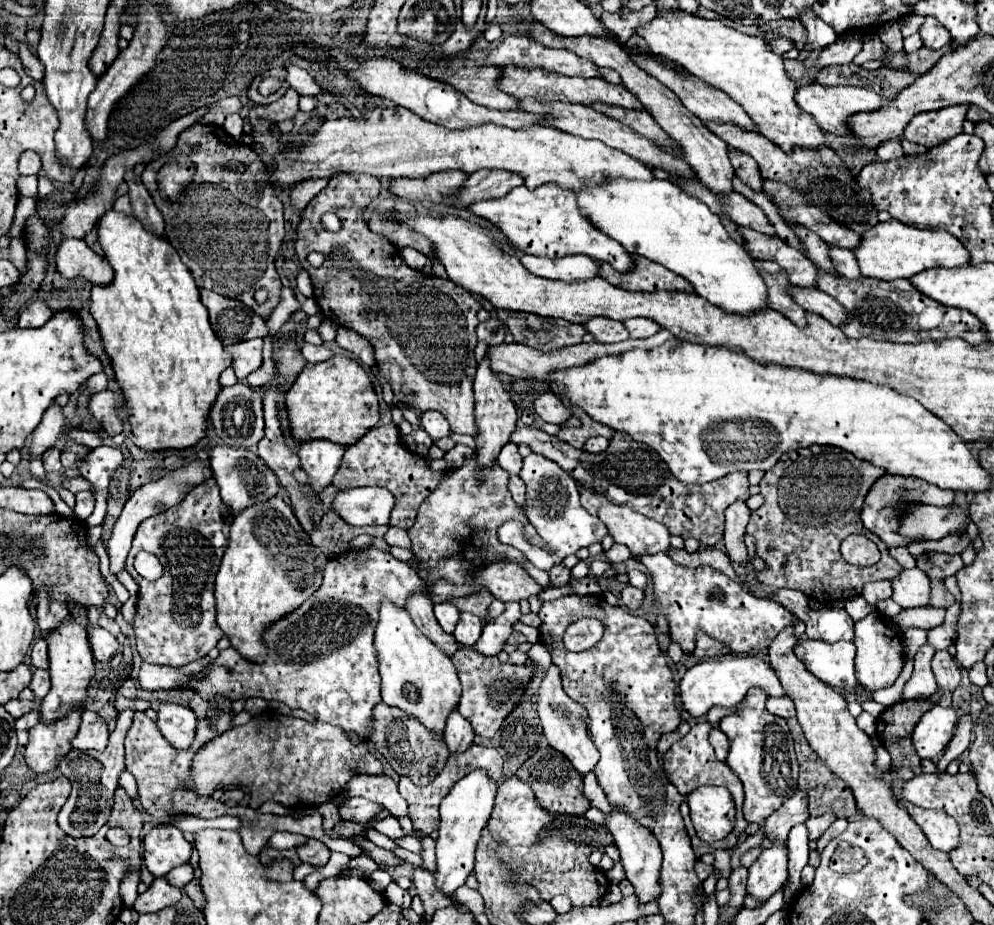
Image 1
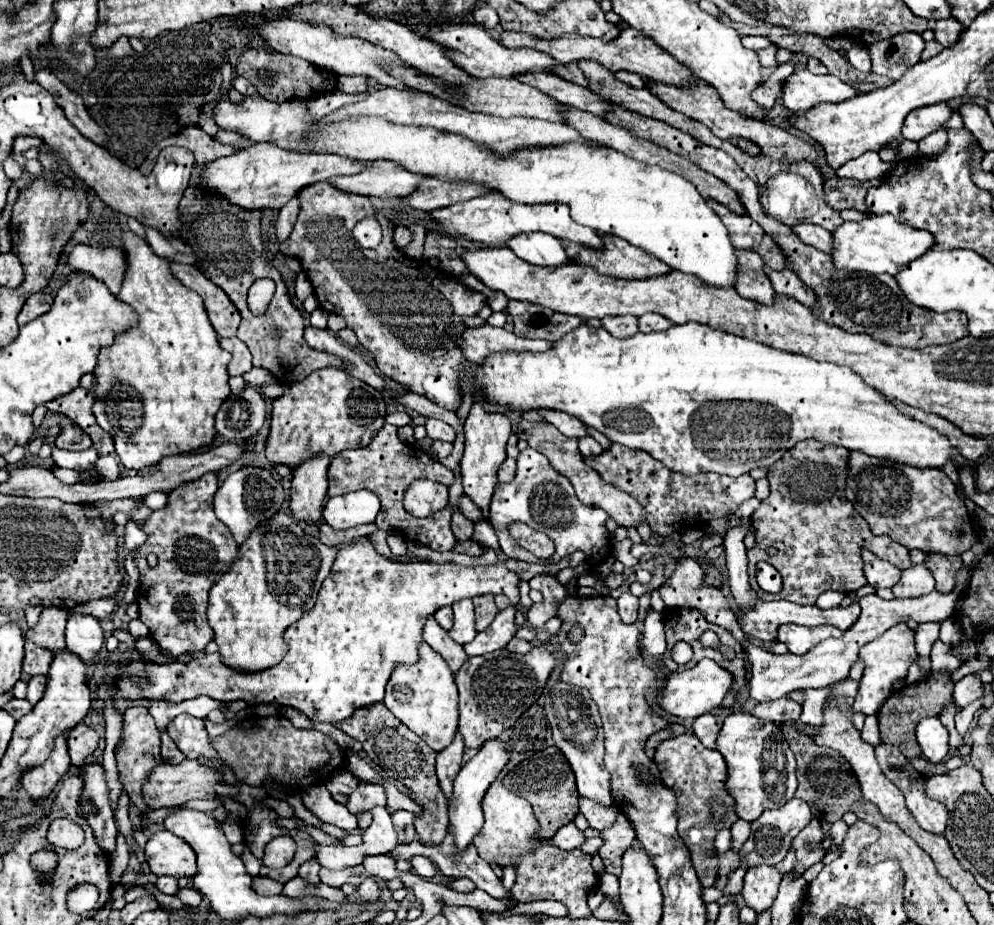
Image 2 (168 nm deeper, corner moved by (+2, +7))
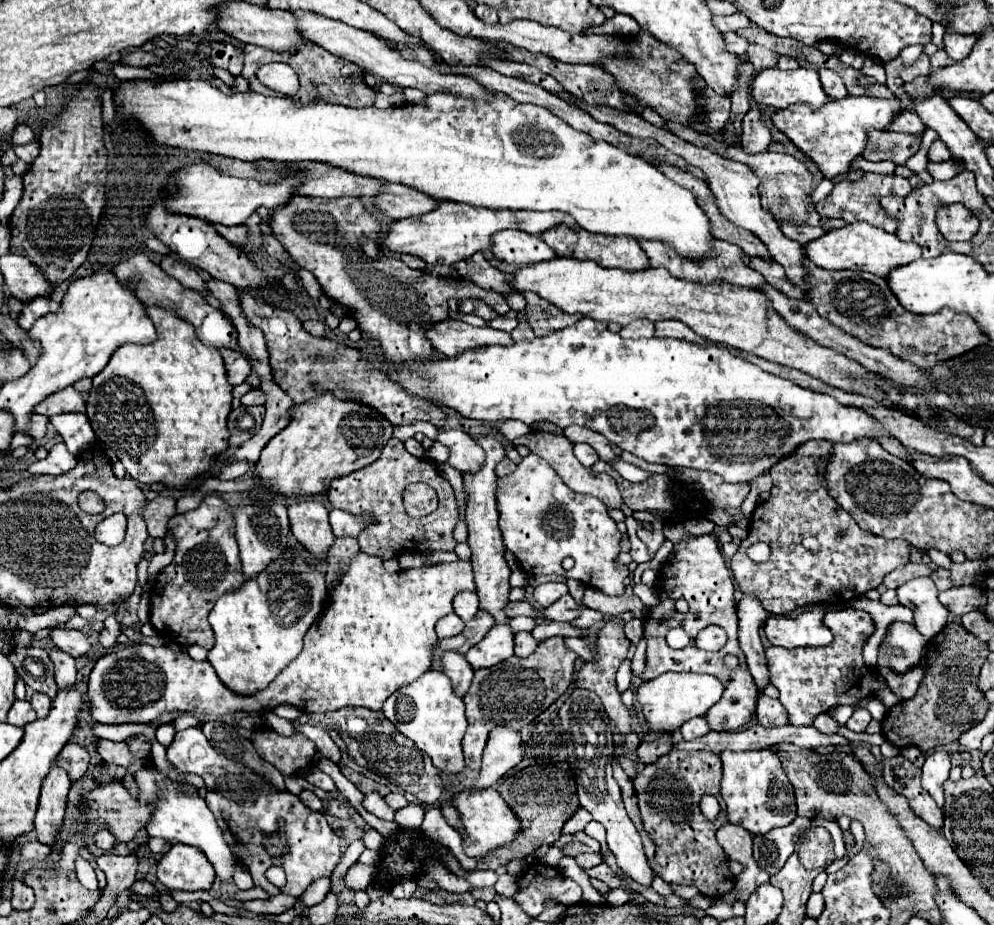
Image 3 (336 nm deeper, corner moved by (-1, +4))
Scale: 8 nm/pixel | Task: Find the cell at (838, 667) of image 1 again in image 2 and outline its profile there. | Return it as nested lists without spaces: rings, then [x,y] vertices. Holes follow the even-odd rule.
[[[785,624],[777,628],[777,642],[783,642],[791,654],[805,654],[809,652],[815,644],[819,644],[825,638],[839,638],[843,632],[833,628],[833,626],[797,626],[797,624]]]

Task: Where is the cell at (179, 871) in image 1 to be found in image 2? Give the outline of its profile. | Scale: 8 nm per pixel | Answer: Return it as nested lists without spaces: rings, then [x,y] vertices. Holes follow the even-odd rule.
[[[161,876],[161,878],[157,878],[155,886],[157,886],[159,892],[163,892],[163,894],[177,894],[177,890],[179,890],[177,880],[171,878],[171,876]]]

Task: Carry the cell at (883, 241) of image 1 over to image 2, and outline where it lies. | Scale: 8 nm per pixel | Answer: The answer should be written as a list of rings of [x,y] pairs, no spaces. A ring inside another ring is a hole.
[[[891,214],[881,216],[869,216],[859,222],[843,222],[839,228],[833,230],[833,252],[831,258],[841,270],[857,270],[857,272],[887,272],[897,274],[899,266],[913,262],[915,258],[923,256],[931,246],[935,244],[935,238],[925,230],[915,230],[911,226],[899,224]]]

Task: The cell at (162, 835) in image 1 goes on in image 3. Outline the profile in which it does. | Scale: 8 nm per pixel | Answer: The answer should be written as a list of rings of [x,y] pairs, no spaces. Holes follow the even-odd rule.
[[[172,843],[158,861],[158,881],[170,891],[208,891],[214,877],[206,855],[184,843]]]

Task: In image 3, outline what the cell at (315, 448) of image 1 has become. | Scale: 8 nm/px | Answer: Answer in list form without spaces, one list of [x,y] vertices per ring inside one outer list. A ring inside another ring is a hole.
[[[312,497],[308,501],[292,501],[288,505],[290,529],[294,537],[314,555],[324,557],[334,541],[334,533],[328,523],[328,509],[322,501]]]

